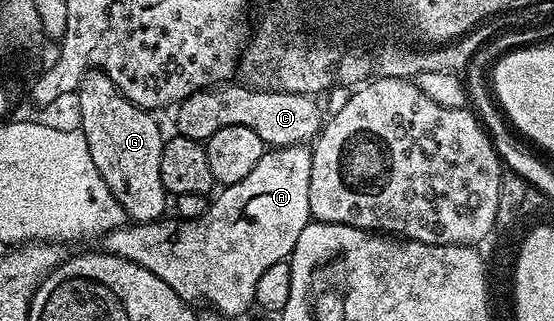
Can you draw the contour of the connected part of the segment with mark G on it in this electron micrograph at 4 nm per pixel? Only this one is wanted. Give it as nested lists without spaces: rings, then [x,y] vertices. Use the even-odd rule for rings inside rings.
[[[90,70],[81,79],[75,93],[77,112],[81,115],[79,131],[87,138],[91,162],[99,170],[103,182],[115,194],[126,217],[138,224],[160,220],[166,215],[167,193],[159,174],[159,158],[163,139],[156,118],[146,109],[138,108],[100,70]]]

